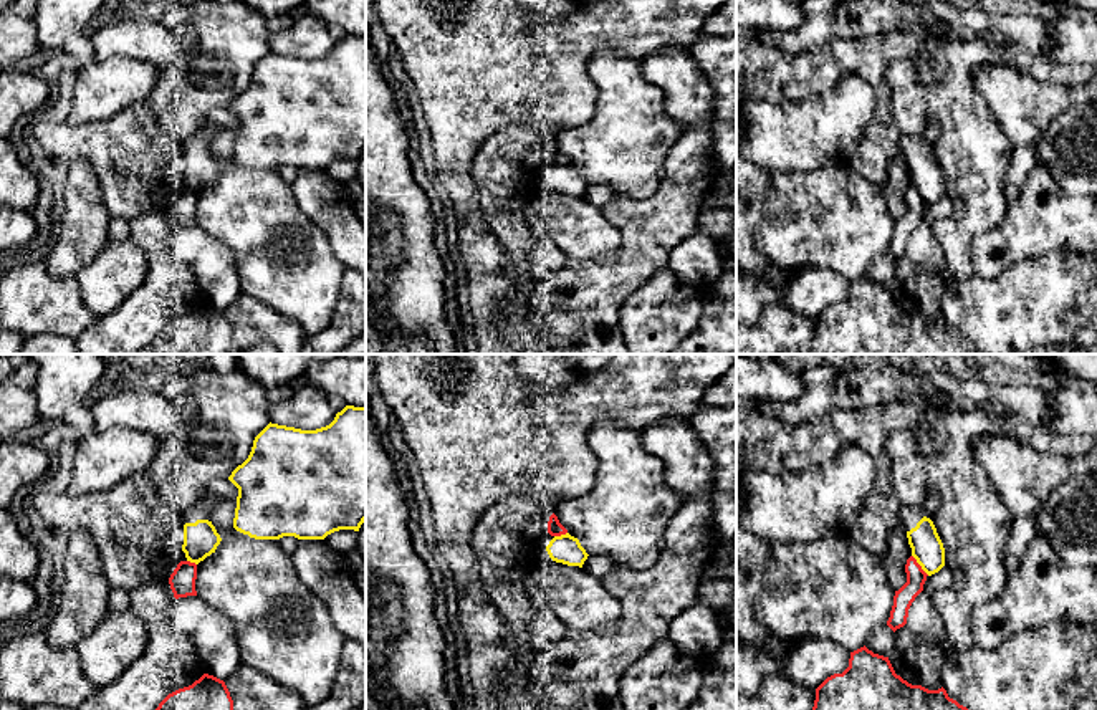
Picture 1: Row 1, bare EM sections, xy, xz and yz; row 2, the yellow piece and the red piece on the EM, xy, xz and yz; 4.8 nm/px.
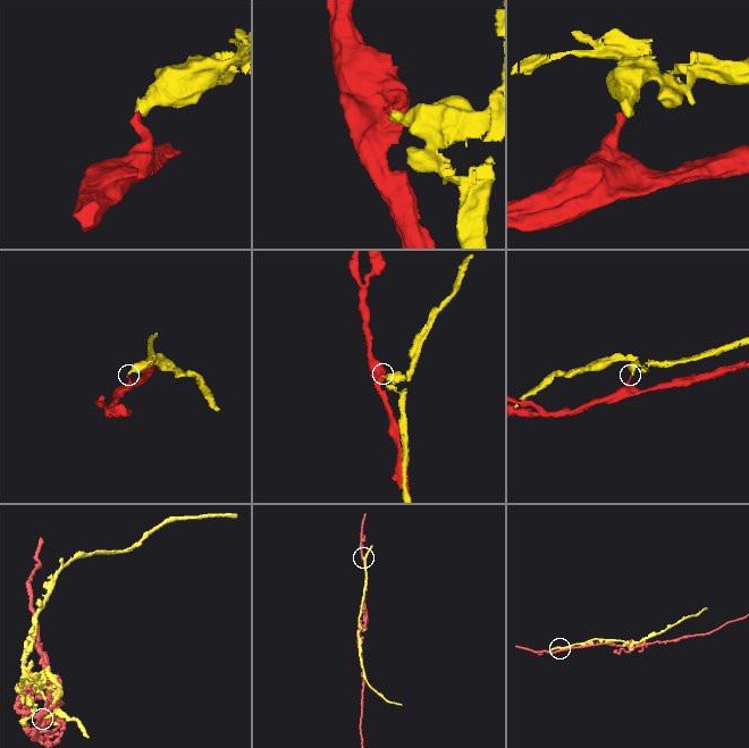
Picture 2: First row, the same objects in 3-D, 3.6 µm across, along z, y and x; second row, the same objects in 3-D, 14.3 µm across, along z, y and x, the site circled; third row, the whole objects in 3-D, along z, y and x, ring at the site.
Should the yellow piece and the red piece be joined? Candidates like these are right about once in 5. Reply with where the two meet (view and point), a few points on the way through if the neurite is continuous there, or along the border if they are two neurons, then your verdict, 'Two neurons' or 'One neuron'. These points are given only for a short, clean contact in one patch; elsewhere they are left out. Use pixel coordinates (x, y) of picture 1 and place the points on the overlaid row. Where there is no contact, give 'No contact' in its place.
Touches yellow at yz (919, 563). Two neurons

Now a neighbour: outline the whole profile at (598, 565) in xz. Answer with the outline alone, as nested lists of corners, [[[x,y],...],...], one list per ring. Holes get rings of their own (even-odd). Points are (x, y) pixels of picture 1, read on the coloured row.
[[[589,554],[582,564],[582,568],[587,573],[591,573],[592,576],[596,576],[599,579],[604,578],[606,574],[612,573],[619,566],[622,566],[622,564],[607,554]]]

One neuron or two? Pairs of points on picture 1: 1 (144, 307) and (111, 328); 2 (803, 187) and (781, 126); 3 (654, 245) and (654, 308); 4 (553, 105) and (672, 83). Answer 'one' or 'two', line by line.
1: one
2: two
3: two
4: two

